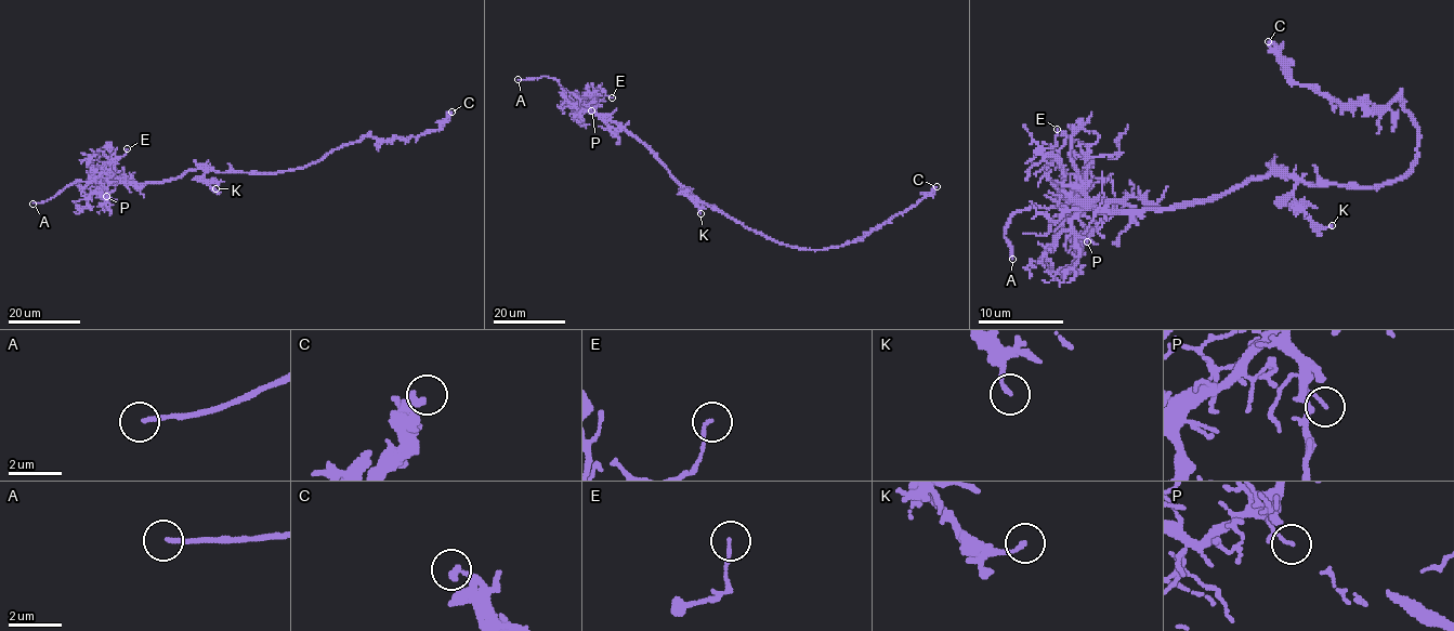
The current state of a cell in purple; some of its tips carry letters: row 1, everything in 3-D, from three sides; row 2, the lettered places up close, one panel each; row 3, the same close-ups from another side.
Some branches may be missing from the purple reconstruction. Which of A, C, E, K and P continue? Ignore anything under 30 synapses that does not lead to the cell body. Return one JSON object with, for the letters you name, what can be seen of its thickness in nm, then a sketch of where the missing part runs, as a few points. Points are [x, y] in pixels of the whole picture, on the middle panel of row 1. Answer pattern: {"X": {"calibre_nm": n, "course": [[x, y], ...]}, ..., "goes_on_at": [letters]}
{"A": {"calibre_nm": 150}, "goes_on_at": ["A"]}

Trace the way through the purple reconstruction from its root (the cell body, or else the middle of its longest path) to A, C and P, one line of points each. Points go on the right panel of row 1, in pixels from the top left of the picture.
A: (1332, 184), (1266, 173), (1246, 178), (1223, 195), (1168, 208), (1030, 206), (1010, 217), (1004, 233), (1012, 259)
C: (1332, 184), (1402, 178), (1417, 159), (1417, 127), (1400, 99), (1343, 105), (1298, 84), (1268, 41)
P: (1332, 184), (1266, 173), (1246, 178), (1223, 195), (1168, 208), (1085, 208), (1072, 228), (1087, 241)

